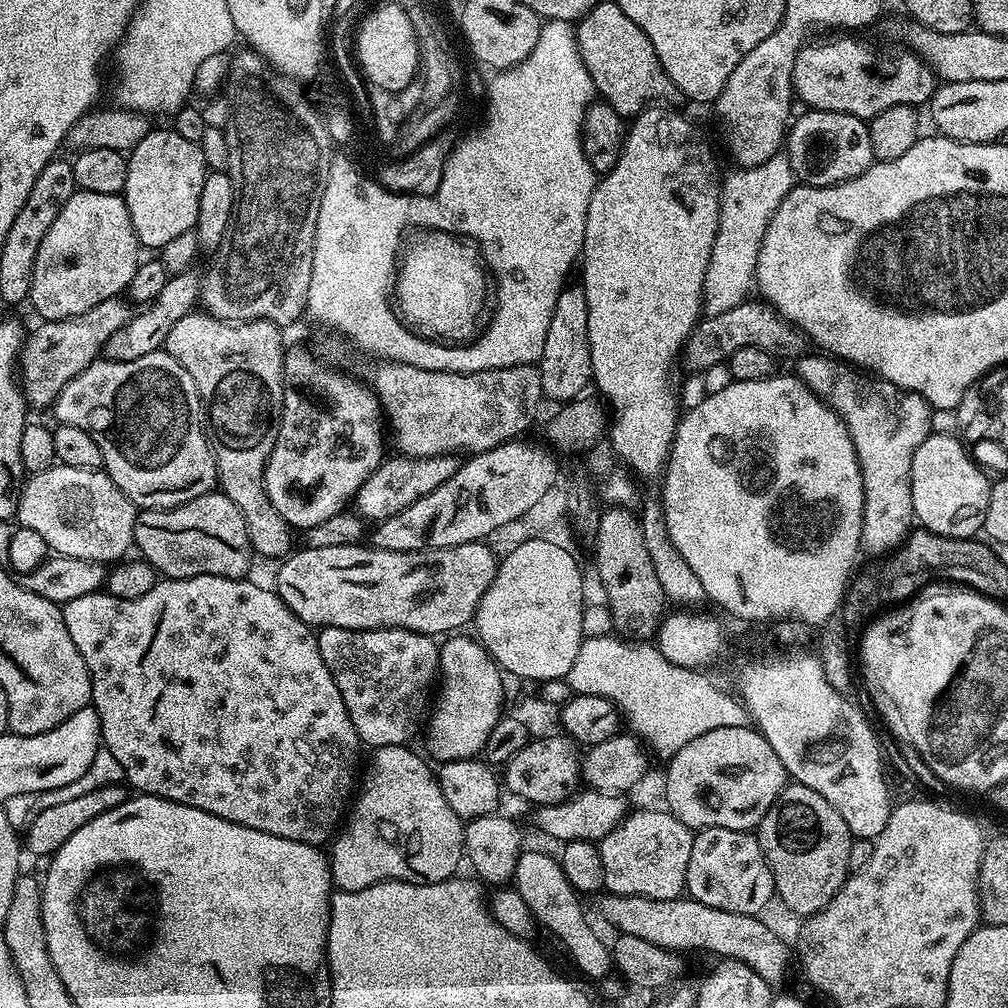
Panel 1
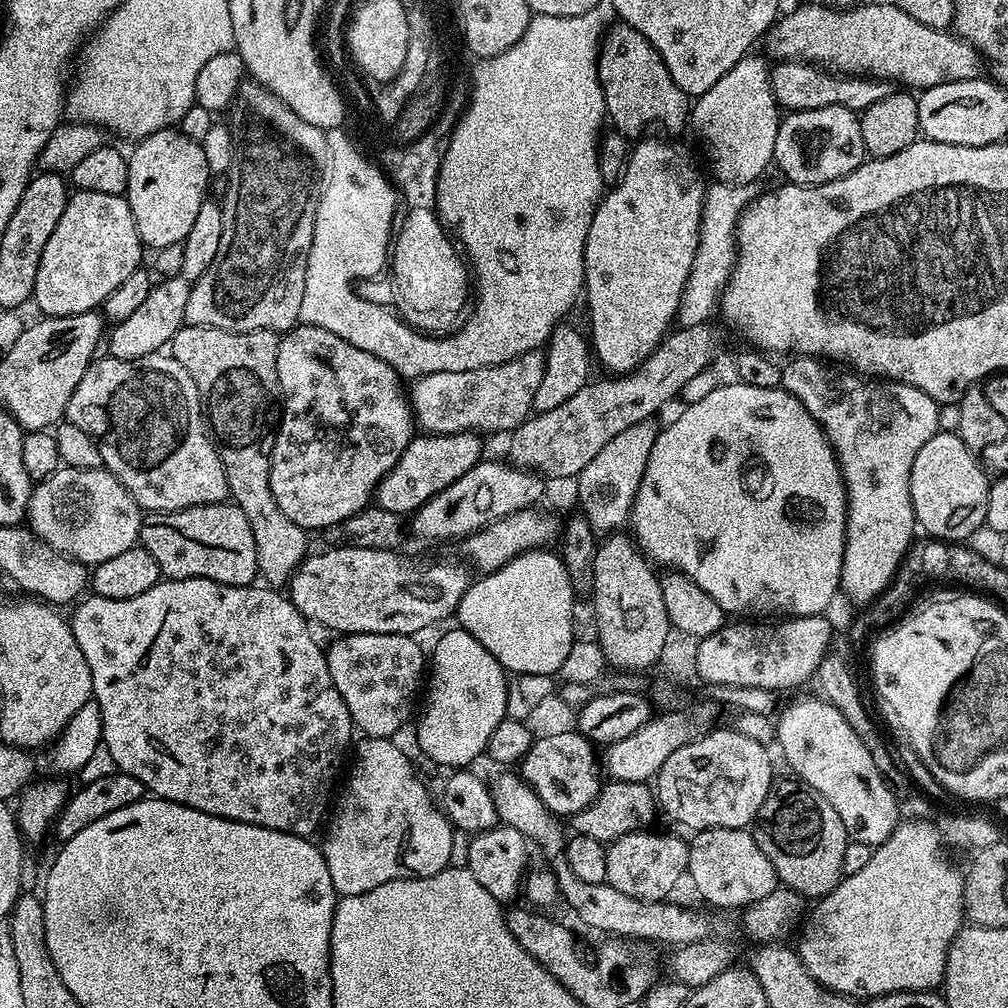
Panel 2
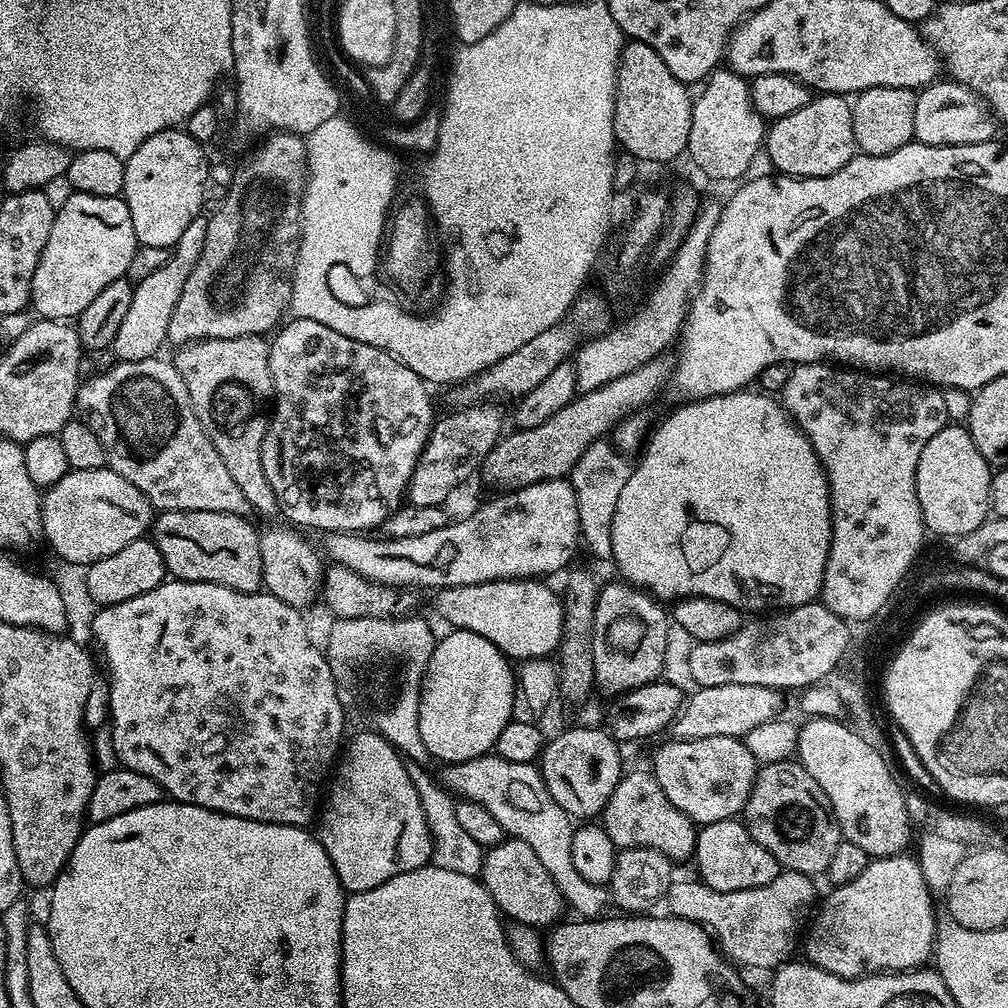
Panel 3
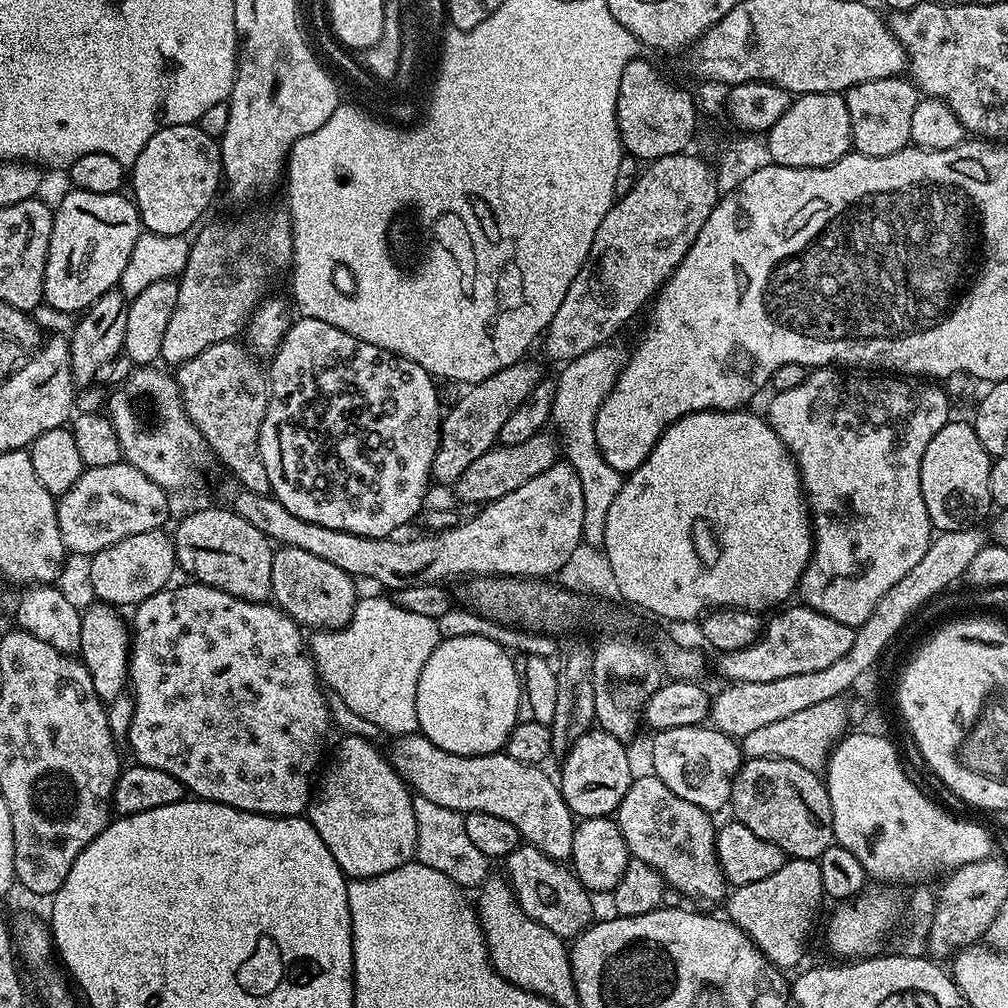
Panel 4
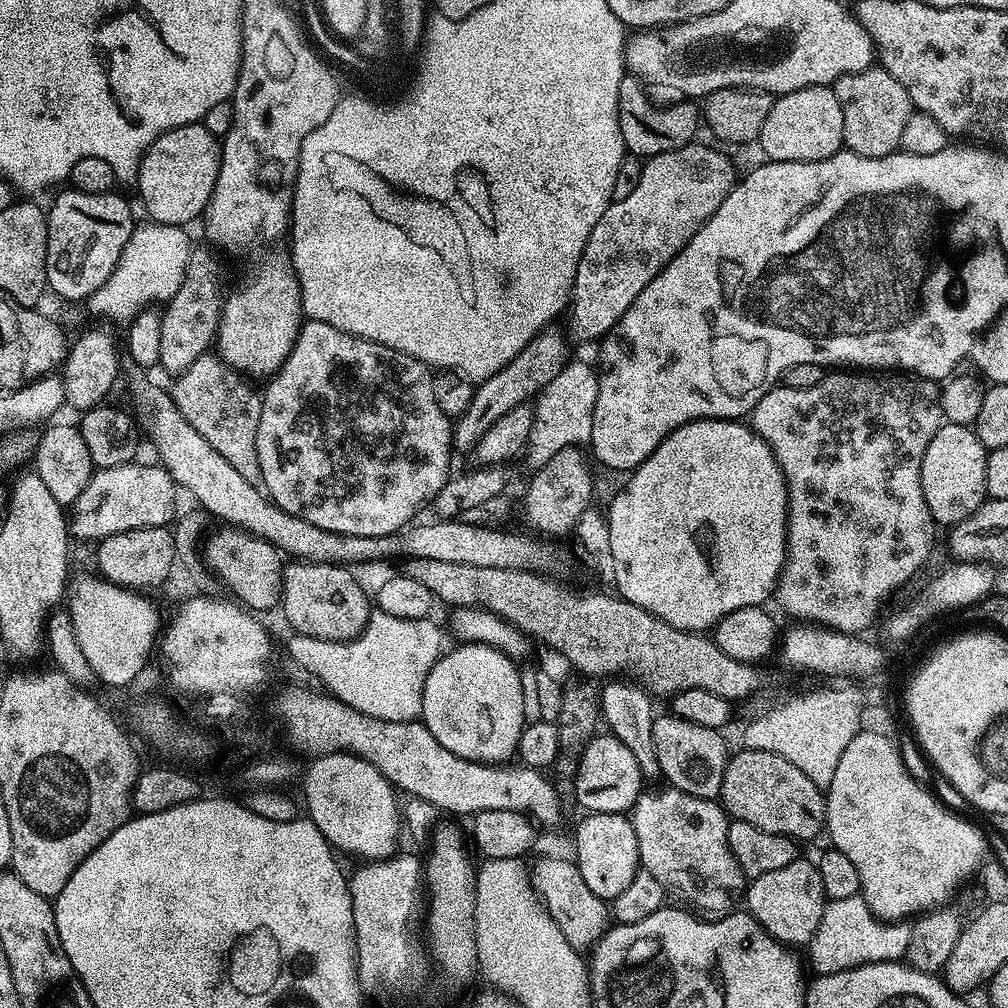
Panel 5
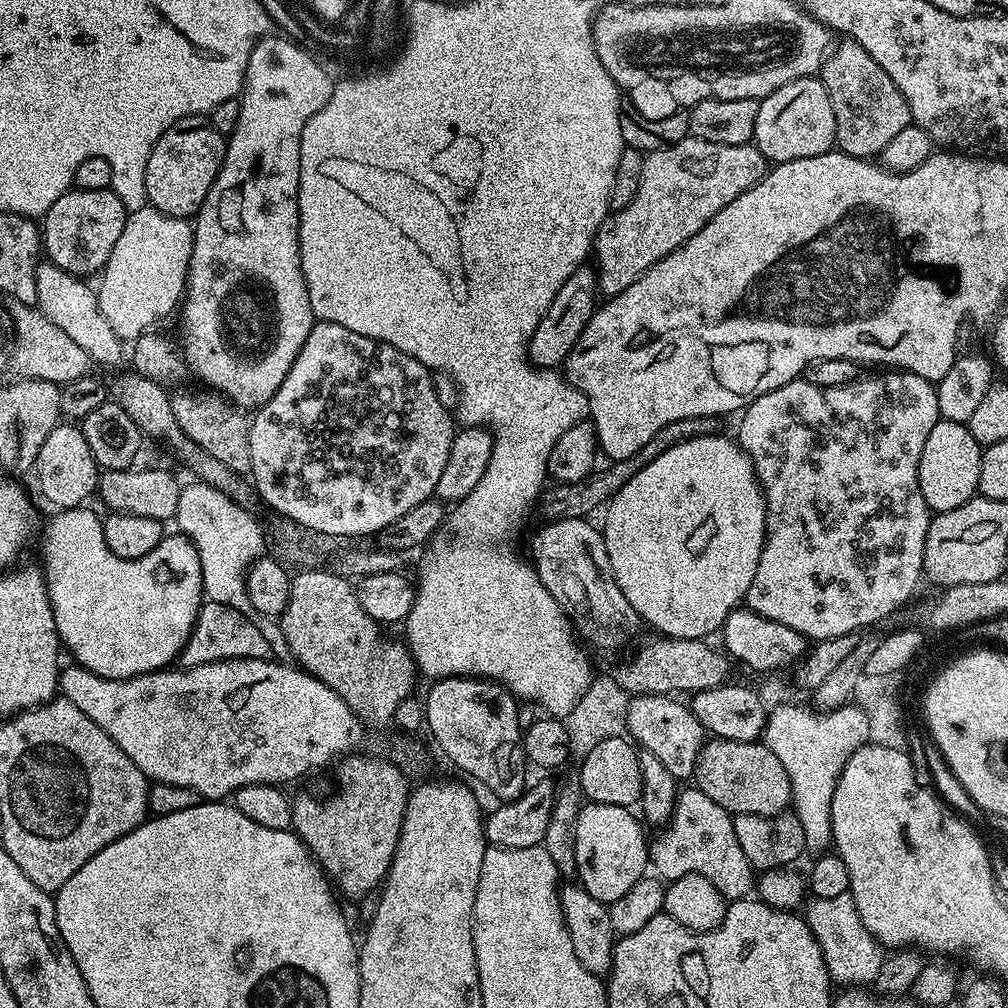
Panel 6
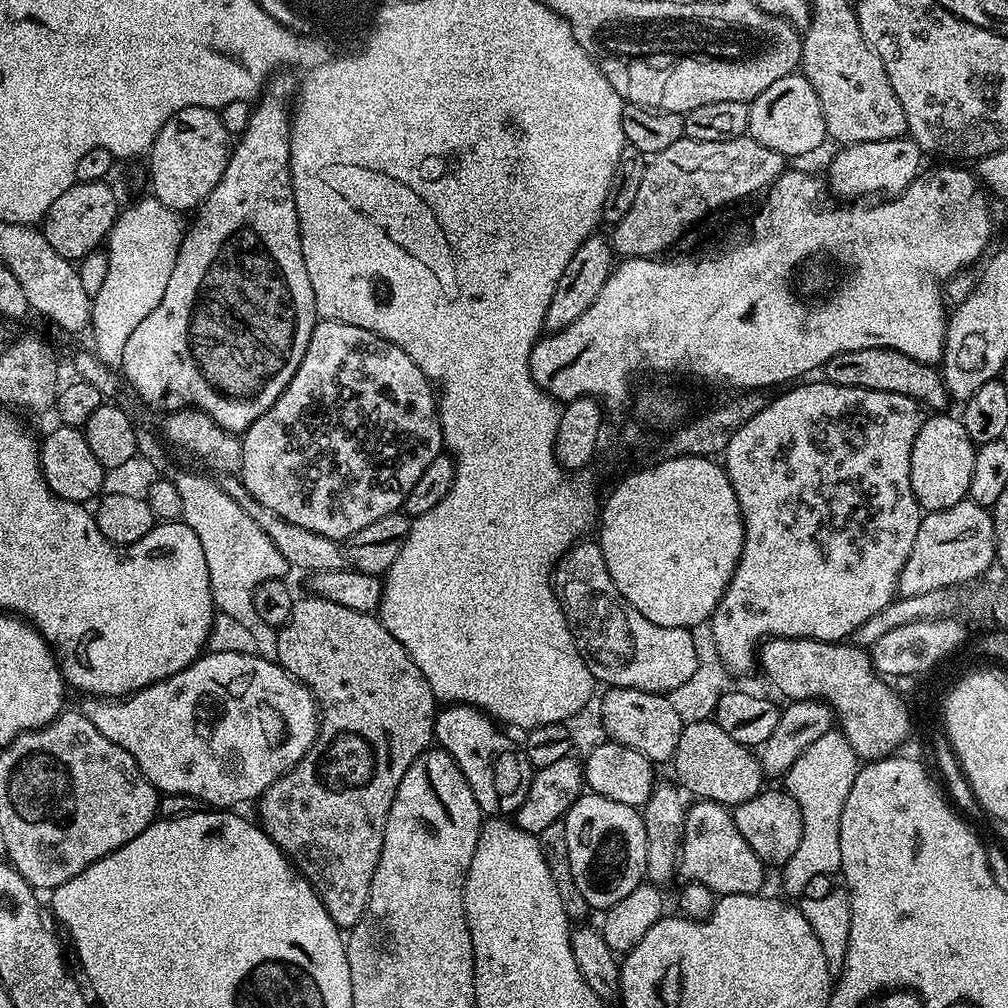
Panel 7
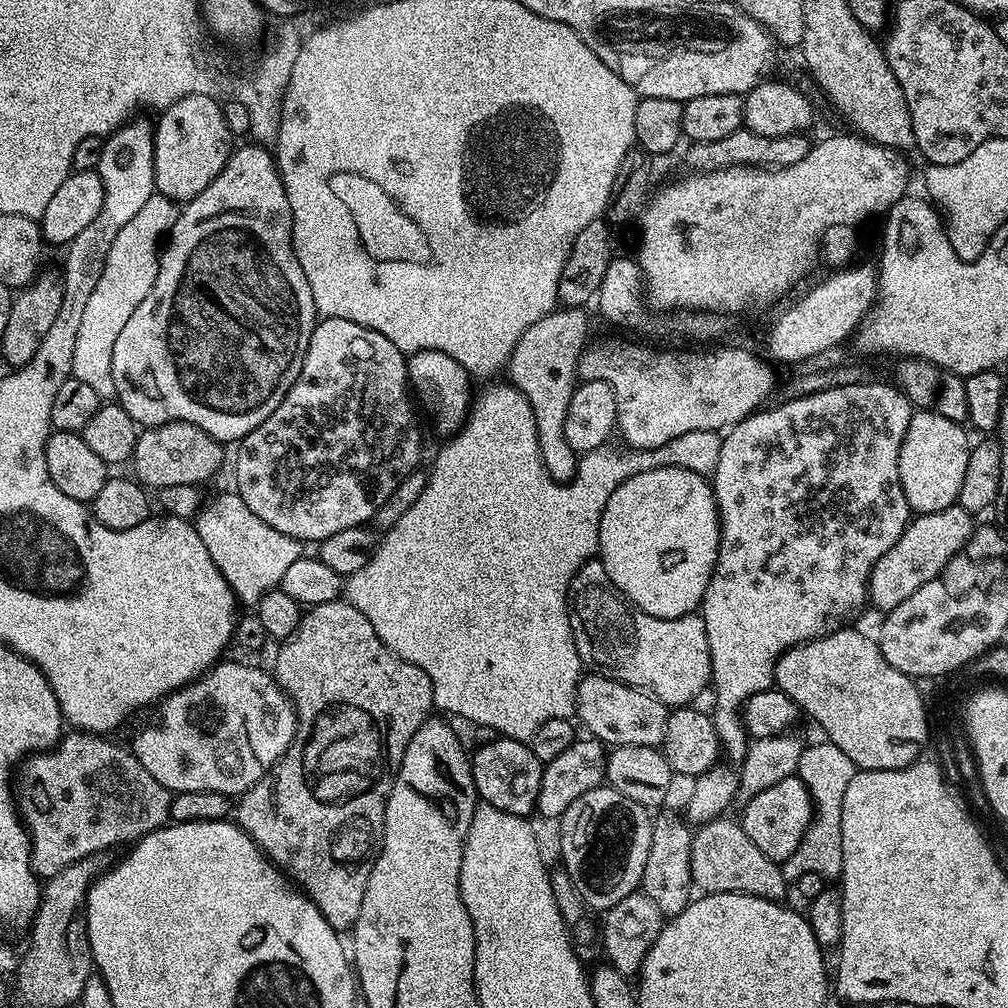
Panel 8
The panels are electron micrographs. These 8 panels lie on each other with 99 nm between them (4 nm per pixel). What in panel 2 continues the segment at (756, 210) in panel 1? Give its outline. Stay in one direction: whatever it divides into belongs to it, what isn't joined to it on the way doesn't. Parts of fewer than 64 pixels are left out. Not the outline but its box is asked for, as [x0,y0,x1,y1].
[678,182,754,328]

